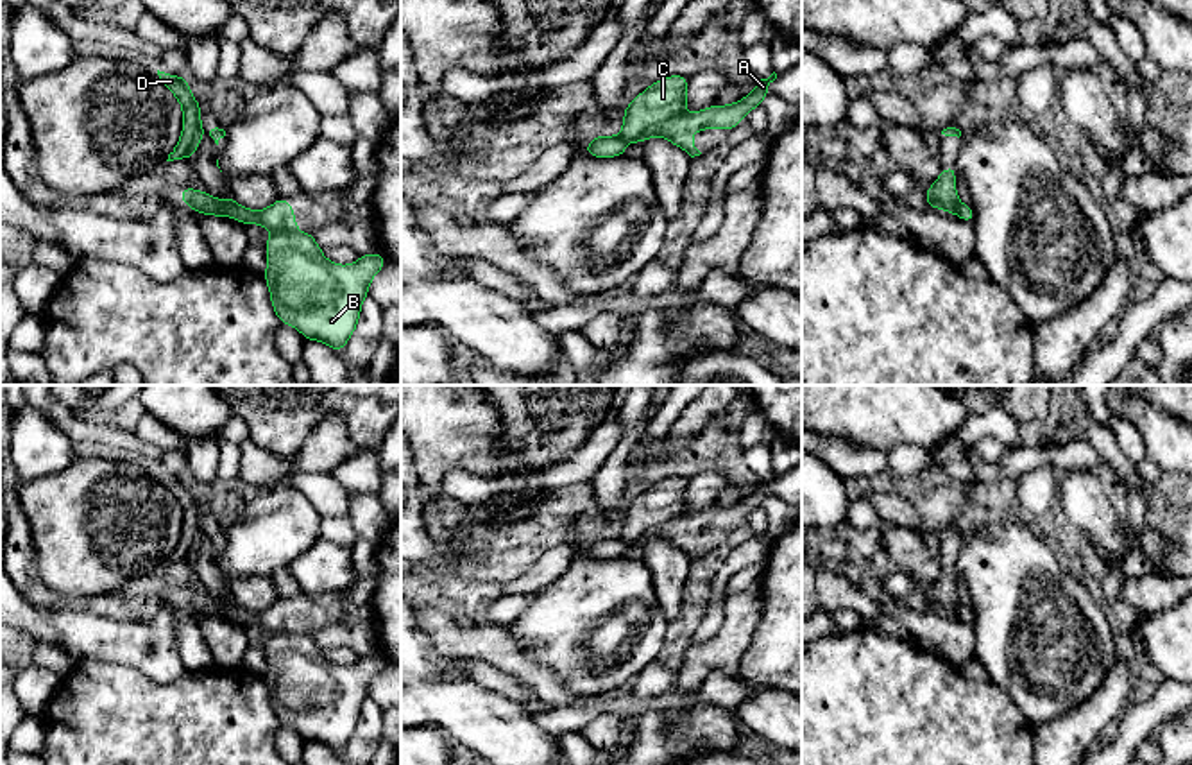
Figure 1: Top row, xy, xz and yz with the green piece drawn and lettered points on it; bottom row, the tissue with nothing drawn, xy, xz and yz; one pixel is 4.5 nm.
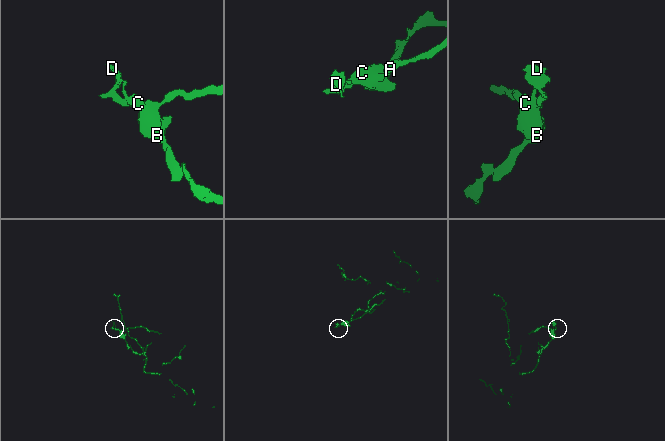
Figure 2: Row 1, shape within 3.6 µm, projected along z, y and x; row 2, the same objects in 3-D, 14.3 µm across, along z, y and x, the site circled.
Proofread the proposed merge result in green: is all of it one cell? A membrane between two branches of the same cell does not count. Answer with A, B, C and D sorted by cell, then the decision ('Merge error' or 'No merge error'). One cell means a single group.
Groups: A D / B C. Merge error

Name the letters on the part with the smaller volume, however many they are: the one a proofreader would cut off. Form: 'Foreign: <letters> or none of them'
Foreign: A, D

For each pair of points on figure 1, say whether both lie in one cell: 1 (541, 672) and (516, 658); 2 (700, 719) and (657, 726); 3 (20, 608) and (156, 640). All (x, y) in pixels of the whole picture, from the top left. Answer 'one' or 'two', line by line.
1: one
2: one
3: one

